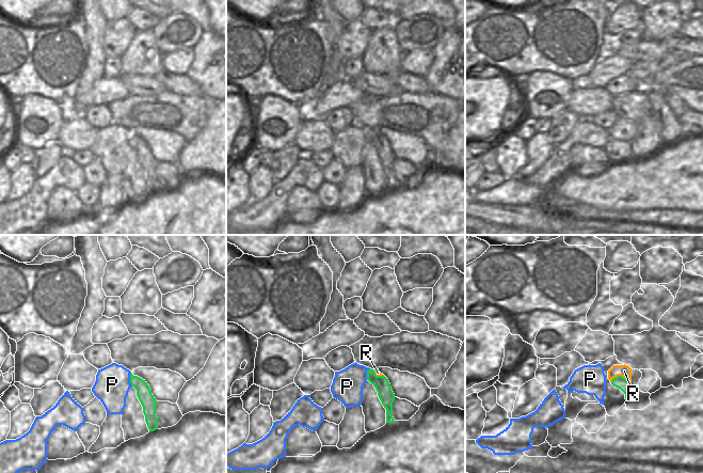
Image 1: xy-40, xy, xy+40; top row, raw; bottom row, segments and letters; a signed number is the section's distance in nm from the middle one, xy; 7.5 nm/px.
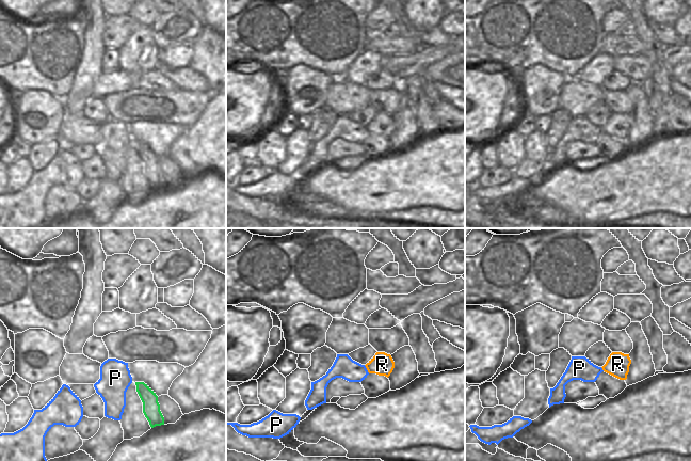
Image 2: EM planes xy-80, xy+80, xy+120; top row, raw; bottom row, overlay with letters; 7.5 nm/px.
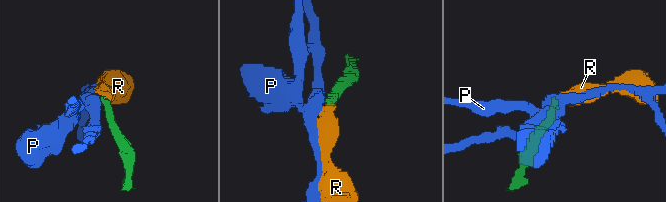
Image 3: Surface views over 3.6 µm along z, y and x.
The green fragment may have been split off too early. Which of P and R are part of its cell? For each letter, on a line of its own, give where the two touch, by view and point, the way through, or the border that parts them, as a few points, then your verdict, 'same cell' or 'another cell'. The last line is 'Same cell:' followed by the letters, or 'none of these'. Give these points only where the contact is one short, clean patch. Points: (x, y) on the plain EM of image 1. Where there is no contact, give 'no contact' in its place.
P: meets green in xy-40 at (130, 140); border along xy-40 (130, 132), (130, 144), (132, 146); another cell
R: meets green in xy+40 at (621, 137); border along xy+40 (610, 142), (618, 137), (623, 137), (629, 144); another cell
Same cell: none of these

